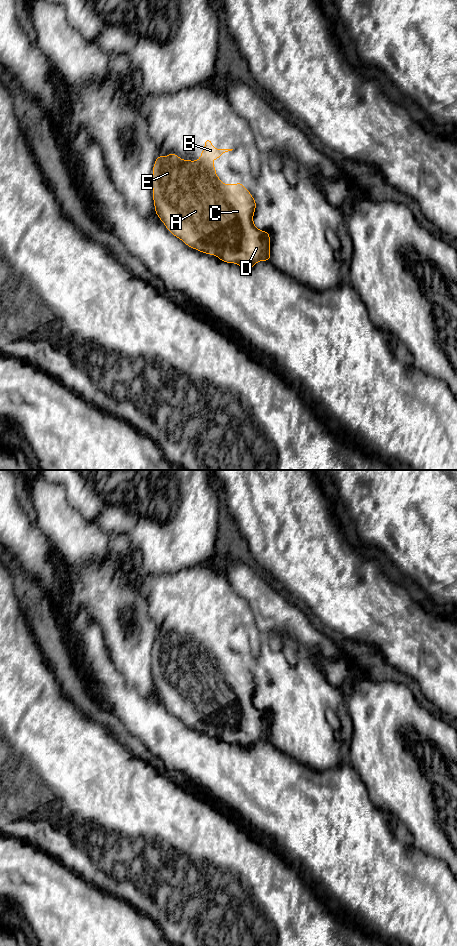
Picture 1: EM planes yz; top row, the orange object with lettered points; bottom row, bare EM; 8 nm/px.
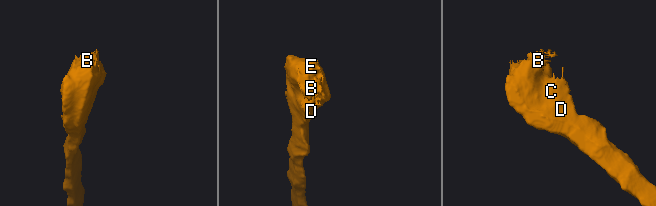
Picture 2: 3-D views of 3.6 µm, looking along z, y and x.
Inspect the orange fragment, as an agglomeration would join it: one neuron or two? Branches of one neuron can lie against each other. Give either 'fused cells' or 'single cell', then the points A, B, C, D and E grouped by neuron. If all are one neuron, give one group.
single cell; groups A B C D E

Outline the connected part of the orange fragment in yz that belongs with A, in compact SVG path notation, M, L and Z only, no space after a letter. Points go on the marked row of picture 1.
M205 139L205 148L197 161L183 160L175 153L163 157L158 155L152 175L153 200L155 213L174 236L182 240L187 246L202 253L216 255L226 263L236 263L246 270L250 270L258 261L269 261L270 235L259 230L253 223L256 201L250 195L250 190L243 187L242 182L237 184L223 184L216 175L213 159L219 159L225 152L233 149L215 149L212 139Z

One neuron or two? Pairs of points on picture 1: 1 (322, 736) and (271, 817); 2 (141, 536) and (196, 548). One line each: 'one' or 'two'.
1: two
2: one

